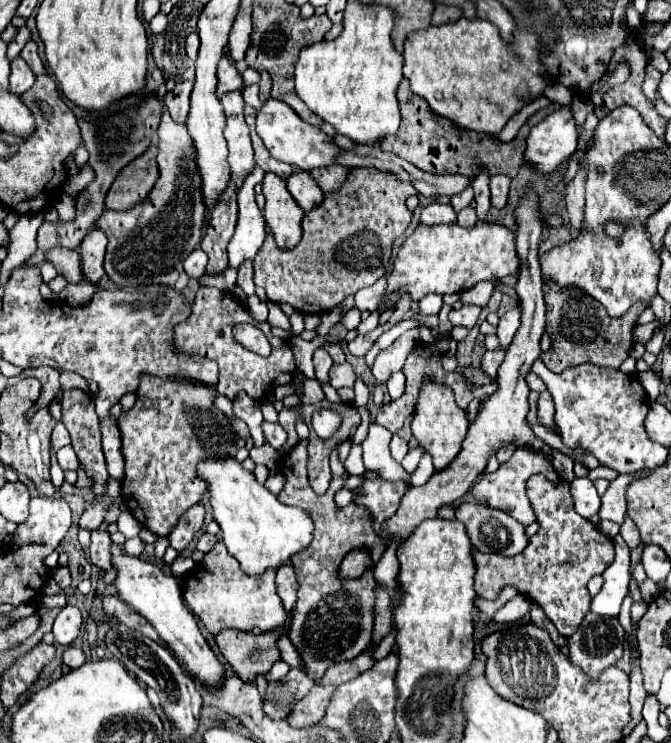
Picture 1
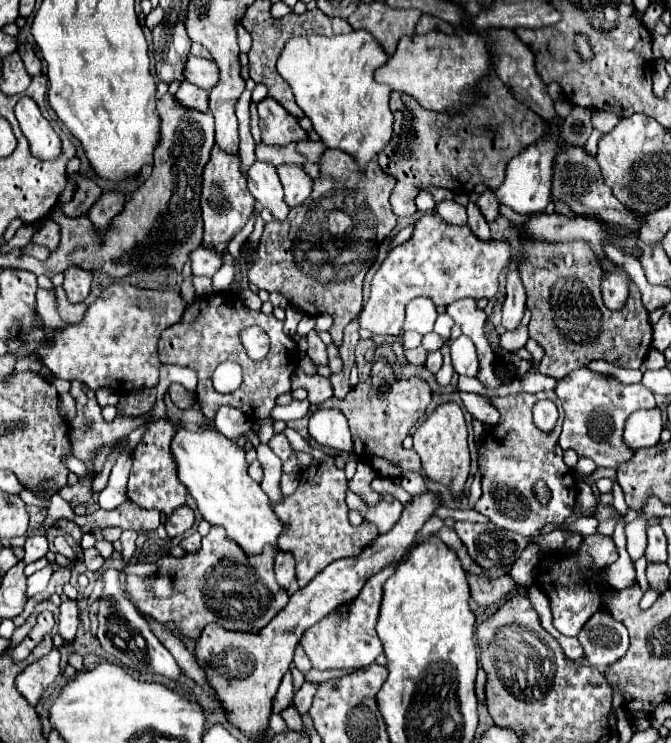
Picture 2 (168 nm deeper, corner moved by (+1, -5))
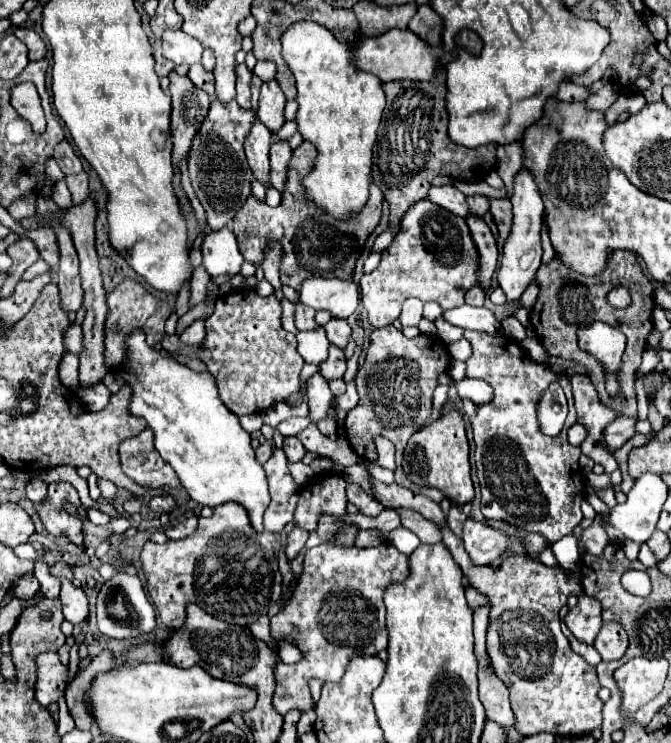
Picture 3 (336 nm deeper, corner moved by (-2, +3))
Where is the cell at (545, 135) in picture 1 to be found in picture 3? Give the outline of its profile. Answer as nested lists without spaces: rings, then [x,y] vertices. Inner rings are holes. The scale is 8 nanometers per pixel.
[[[520,169],[514,177],[514,193],[510,197],[512,207],[514,207],[514,223],[512,223],[512,233],[504,243],[504,255],[498,271],[498,283],[506,293],[508,301],[520,299],[524,289],[534,281],[534,275],[540,267],[542,259],[542,245],[540,245],[540,229],[542,229],[542,213],[544,213],[544,203],[540,189],[536,185],[534,175],[528,169]]]

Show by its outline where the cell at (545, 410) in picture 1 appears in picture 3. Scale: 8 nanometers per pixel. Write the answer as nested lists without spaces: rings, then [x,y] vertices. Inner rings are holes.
[[[466,331],[464,337],[472,343],[472,357],[466,361],[466,377],[478,377],[492,385],[494,399],[488,405],[478,407],[476,417],[470,419],[474,429],[474,443],[476,443],[476,467],[478,467],[478,481],[482,491],[482,515],[492,521],[508,521],[528,531],[542,533],[550,543],[558,541],[560,537],[572,533],[572,529],[582,521],[582,493],[584,483],[578,467],[580,449],[572,447],[566,439],[566,431],[576,423],[576,409],[574,407],[573,393],[568,377],[552,373],[546,365],[534,363],[520,345],[516,345],[514,339],[508,335],[496,335],[490,337],[480,331]],[[550,383],[564,385],[564,393],[568,403],[568,414],[564,429],[556,437],[546,437],[538,429],[536,421],[536,403],[540,393]]]

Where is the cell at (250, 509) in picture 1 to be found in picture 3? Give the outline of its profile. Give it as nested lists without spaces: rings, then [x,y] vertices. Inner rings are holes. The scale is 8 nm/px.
[[[136,329],[132,333],[132,337],[128,337],[128,351],[130,351],[130,357],[126,363],[128,371],[124,371],[122,375],[124,375],[126,383],[132,385],[130,411],[134,415],[140,415],[146,419],[148,427],[154,431],[154,445],[156,445],[158,453],[176,471],[182,487],[190,493],[190,497],[196,503],[212,507],[212,509],[218,505],[230,503],[230,501],[240,503],[246,509],[254,531],[262,533],[264,531],[262,515],[264,515],[266,507],[270,505],[266,475],[264,475],[262,465],[258,465],[258,461],[254,457],[254,449],[250,445],[250,435],[240,427],[238,417],[232,411],[228,411],[228,407],[224,407],[224,403],[220,403],[212,375],[196,373],[174,357],[162,357],[156,349],[152,349],[146,343],[146,337],[140,329]]]

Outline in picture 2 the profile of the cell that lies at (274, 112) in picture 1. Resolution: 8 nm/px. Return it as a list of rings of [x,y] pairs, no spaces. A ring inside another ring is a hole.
[[[265,97],[259,105],[261,119],[261,141],[267,145],[287,145],[291,141],[307,139],[297,119],[289,115],[273,97]]]

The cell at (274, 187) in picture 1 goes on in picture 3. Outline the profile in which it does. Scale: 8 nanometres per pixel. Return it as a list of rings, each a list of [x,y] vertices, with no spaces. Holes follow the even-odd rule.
[[[256,121],[246,143],[246,159],[254,173],[254,179],[258,179],[264,187],[272,187],[270,181],[270,145],[272,145],[272,133]]]

